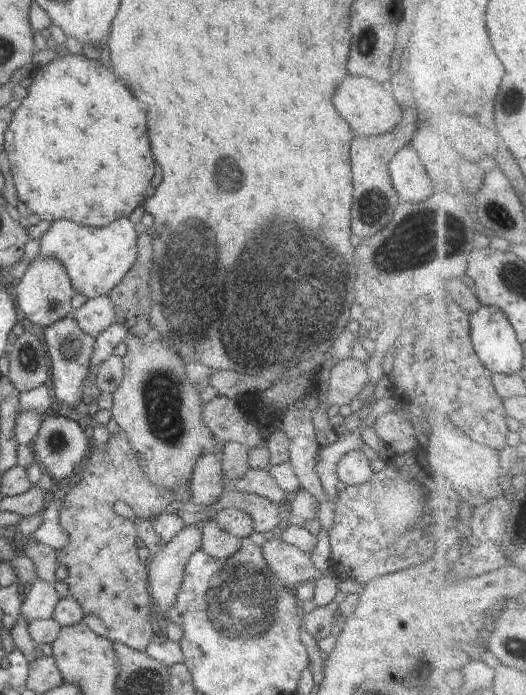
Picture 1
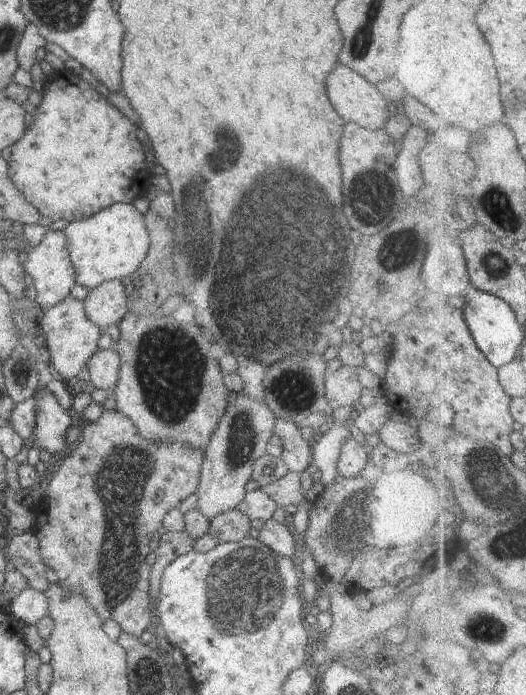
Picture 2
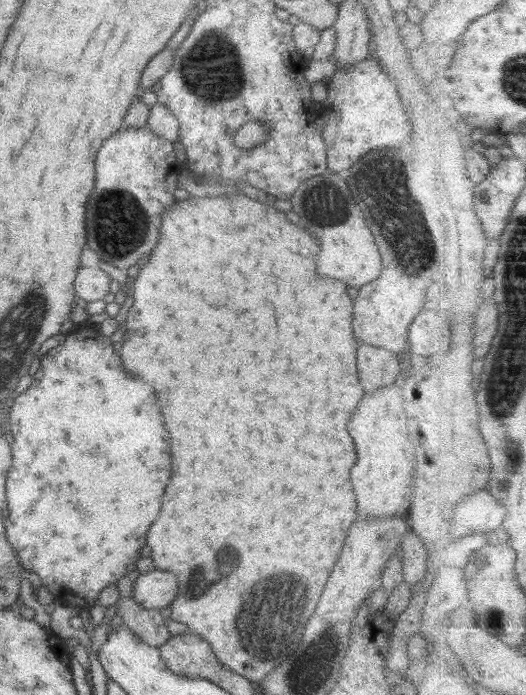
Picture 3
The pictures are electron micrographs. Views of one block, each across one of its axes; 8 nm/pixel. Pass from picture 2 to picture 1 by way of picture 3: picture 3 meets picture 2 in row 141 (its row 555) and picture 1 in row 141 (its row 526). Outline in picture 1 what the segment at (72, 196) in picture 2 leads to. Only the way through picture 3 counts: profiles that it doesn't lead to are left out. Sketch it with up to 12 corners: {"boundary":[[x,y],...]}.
{"boundary":[[100,62],[36,72],[4,150],[50,223],[105,227],[156,172],[146,108]]}

